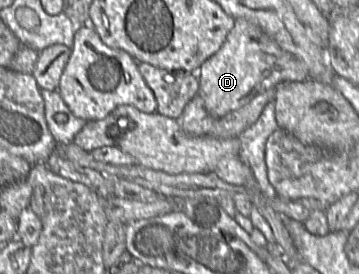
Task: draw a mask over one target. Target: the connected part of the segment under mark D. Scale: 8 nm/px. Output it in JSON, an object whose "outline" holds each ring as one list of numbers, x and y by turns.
{"outline":[[243,18,235,20,221,48,201,65,196,74,198,95,214,118,222,118,243,107,255,96,274,90,280,83,310,79,308,69,301,60,281,49,256,24]]}

